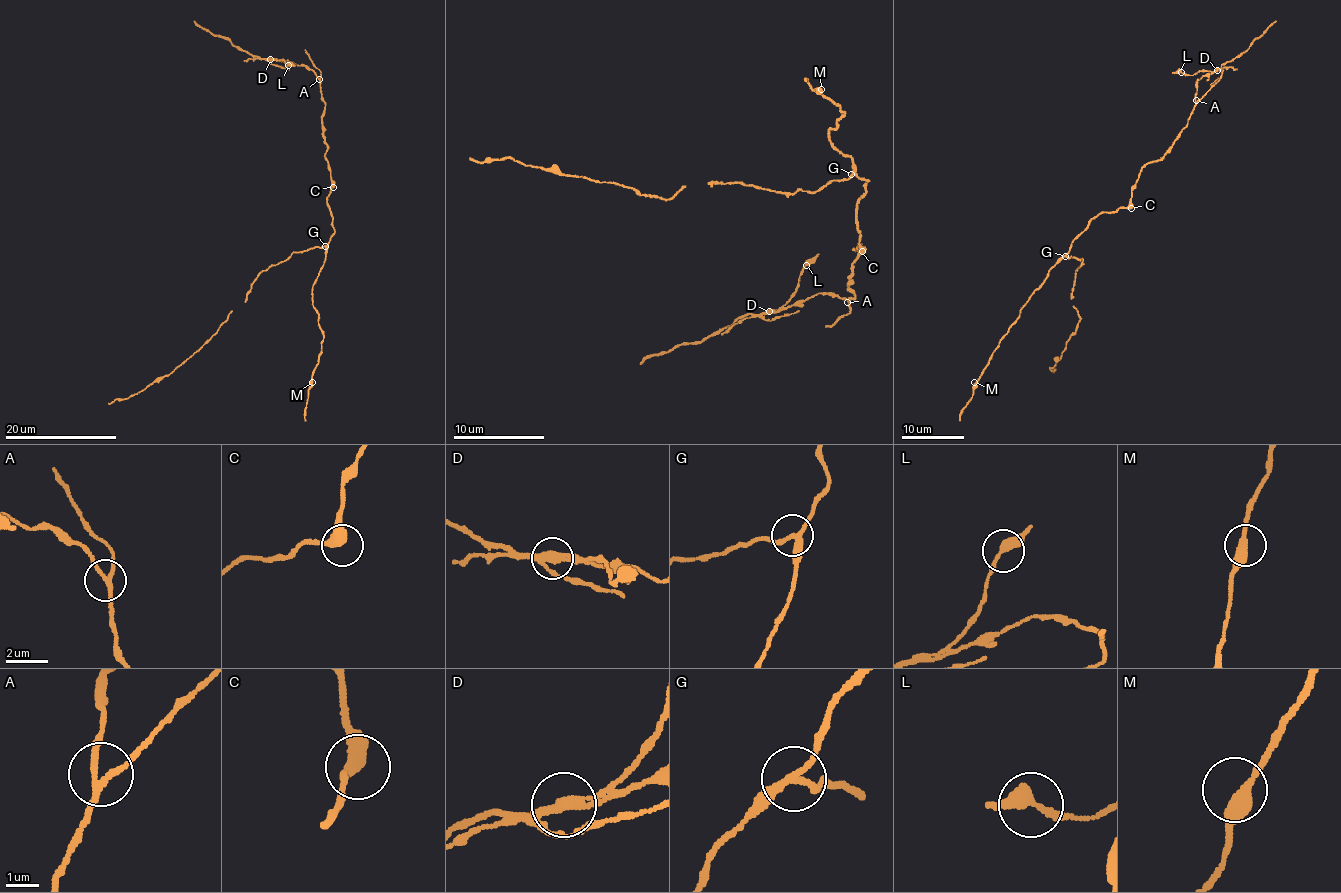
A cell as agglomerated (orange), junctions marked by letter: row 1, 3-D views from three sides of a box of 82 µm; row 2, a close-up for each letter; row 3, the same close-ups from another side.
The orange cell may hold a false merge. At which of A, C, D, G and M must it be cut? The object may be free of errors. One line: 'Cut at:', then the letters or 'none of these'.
Cut at: D

